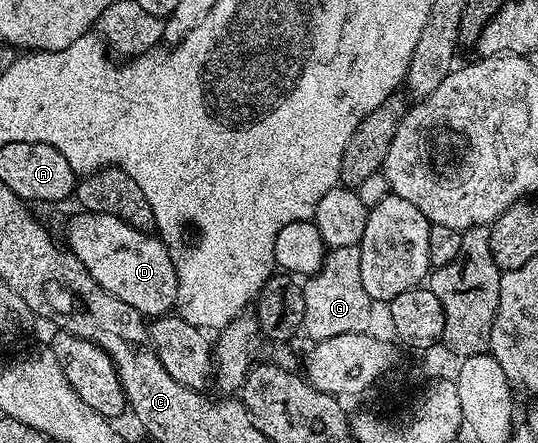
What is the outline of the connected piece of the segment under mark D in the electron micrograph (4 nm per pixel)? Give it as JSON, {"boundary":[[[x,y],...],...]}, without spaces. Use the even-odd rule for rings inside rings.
{"boundary":[[[78,213],[67,226],[67,242],[75,253],[74,261],[85,267],[105,292],[113,292],[113,296],[137,308],[139,314],[170,315],[178,299],[179,277],[163,239],[125,224],[117,216]]]}

